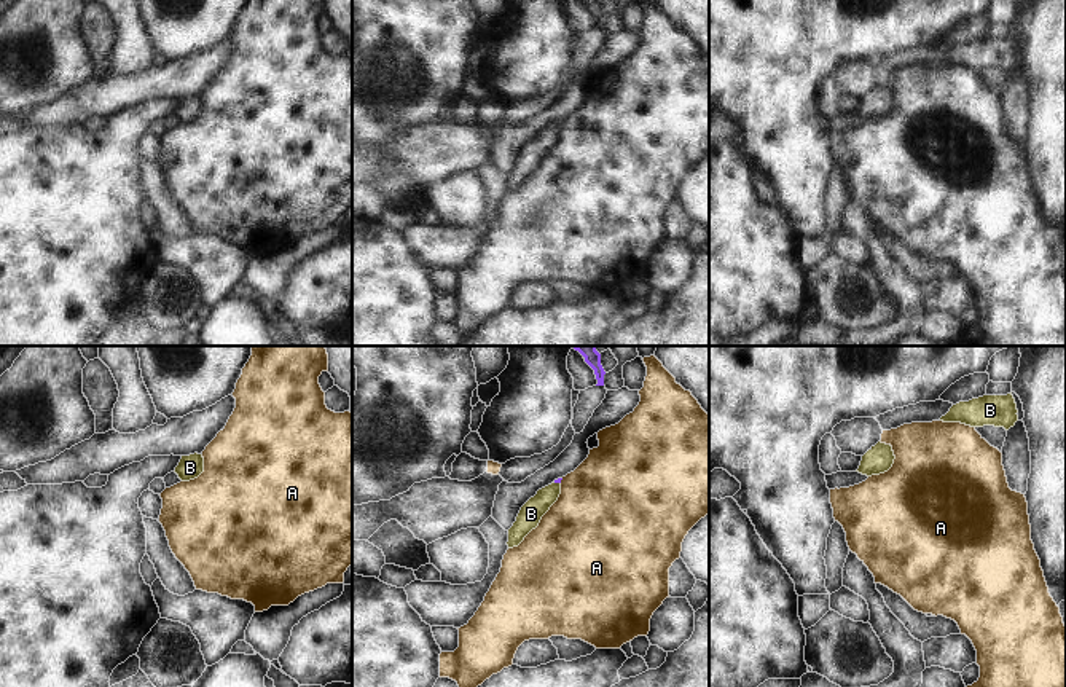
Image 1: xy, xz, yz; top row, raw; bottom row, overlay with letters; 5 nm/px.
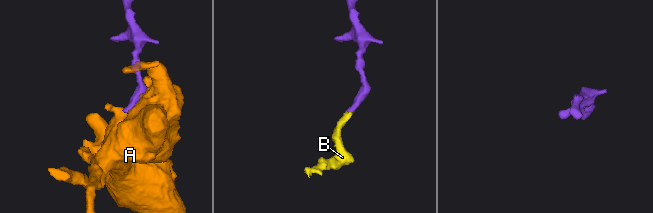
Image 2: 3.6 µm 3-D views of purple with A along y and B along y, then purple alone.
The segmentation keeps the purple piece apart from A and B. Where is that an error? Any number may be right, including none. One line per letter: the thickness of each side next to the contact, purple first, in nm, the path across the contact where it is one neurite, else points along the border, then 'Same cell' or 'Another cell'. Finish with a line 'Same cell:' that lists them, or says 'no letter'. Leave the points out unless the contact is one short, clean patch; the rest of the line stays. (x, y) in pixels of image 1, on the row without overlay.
A: Thickness 20 nm (purple) against 460 nm. Another cell
B: Thickness 20 nm (purple) against 120 nm. Path across: xz (558, 123), (558, 125), (531, 157). Same cell
Same cell: B.

